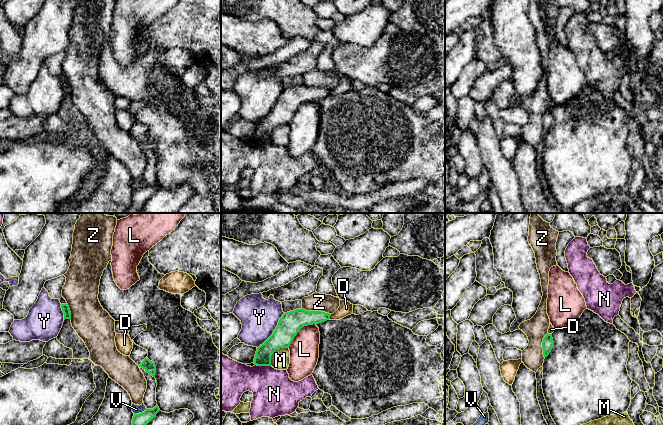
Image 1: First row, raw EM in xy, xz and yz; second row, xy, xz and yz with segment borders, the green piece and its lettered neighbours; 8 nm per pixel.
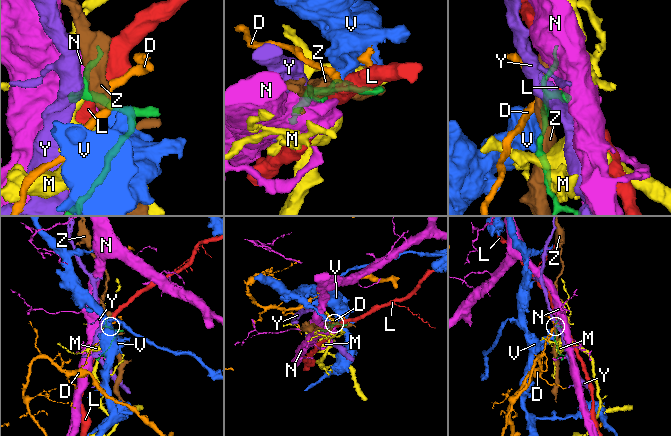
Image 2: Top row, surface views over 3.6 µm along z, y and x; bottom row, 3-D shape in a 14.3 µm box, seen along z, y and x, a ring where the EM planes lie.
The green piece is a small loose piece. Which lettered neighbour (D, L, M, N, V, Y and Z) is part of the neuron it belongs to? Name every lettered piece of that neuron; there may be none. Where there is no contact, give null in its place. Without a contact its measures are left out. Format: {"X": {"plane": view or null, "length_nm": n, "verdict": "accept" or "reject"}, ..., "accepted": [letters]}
{"D": {"plane": "xz", "length_nm": 50, "verdict": "reject"}, "L": {"plane": "xz", "length_nm": 300, "verdict": "reject"}, "M": {"plane": "xz", "length_nm": 200, "verdict": "reject"}, "N": {"plane": "xz", "length_nm": 130, "verdict": "reject"}, "V": {"plane": "xy", "length_nm": 120, "verdict": "reject"}, "Y": {"plane": "xz", "length_nm": 360, "verdict": "reject"}, "Z": {"plane": "xz", "length_nm": 240, "verdict": "accept"}, "accepted": ["Z"]}

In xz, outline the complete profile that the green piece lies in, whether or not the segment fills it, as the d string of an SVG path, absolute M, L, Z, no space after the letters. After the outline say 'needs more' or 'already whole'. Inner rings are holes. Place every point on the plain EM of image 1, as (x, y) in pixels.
M315 68L304 73L302 84L284 89L273 110L257 124L254 140L271 142L273 129L280 124L288 124L302 103L329 96L339 82L340 75L332 71Z; needs more

